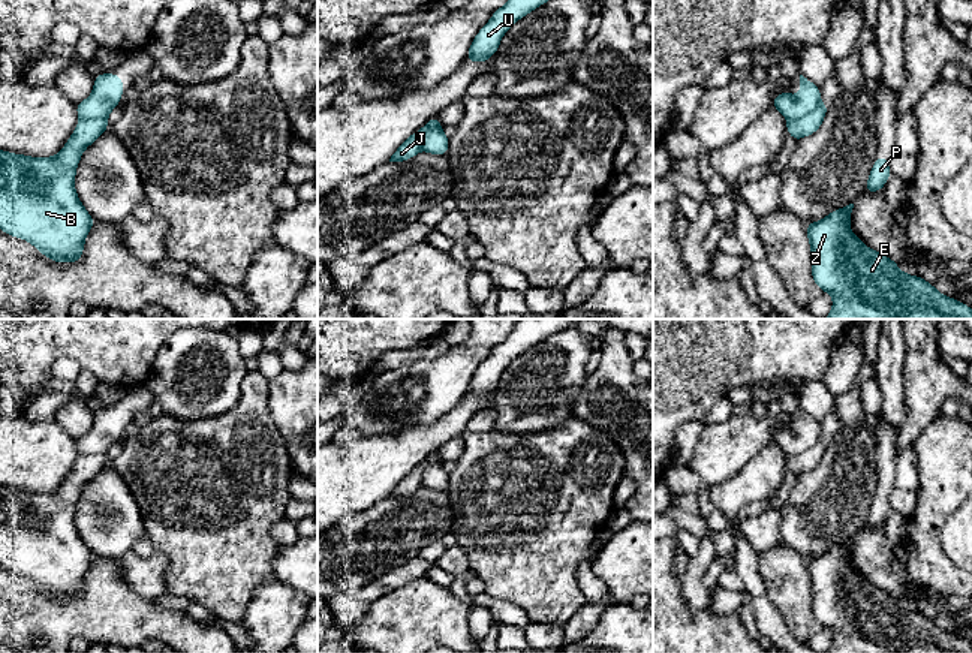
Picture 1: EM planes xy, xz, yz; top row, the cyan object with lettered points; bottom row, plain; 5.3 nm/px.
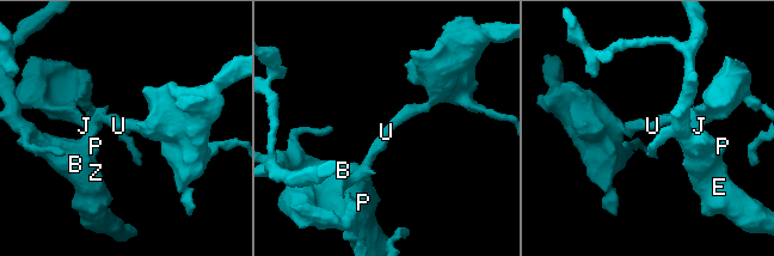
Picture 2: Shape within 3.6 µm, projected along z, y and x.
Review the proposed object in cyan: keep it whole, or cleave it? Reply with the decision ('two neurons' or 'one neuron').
two neurons

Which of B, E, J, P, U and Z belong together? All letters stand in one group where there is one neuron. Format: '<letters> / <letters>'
B E P Z / J U

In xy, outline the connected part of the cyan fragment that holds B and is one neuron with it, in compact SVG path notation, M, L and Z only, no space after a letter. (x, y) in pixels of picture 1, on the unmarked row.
M108 451L79 455L66 481L52 493L30 493L0 485L0 566L28 577L54 598L79 596L94 554L76 530L76 502L84 485L106 464Z

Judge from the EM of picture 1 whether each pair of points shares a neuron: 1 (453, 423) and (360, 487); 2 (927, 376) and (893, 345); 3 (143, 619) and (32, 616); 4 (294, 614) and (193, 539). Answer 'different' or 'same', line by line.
1: same
2: different
3: same
4: different

